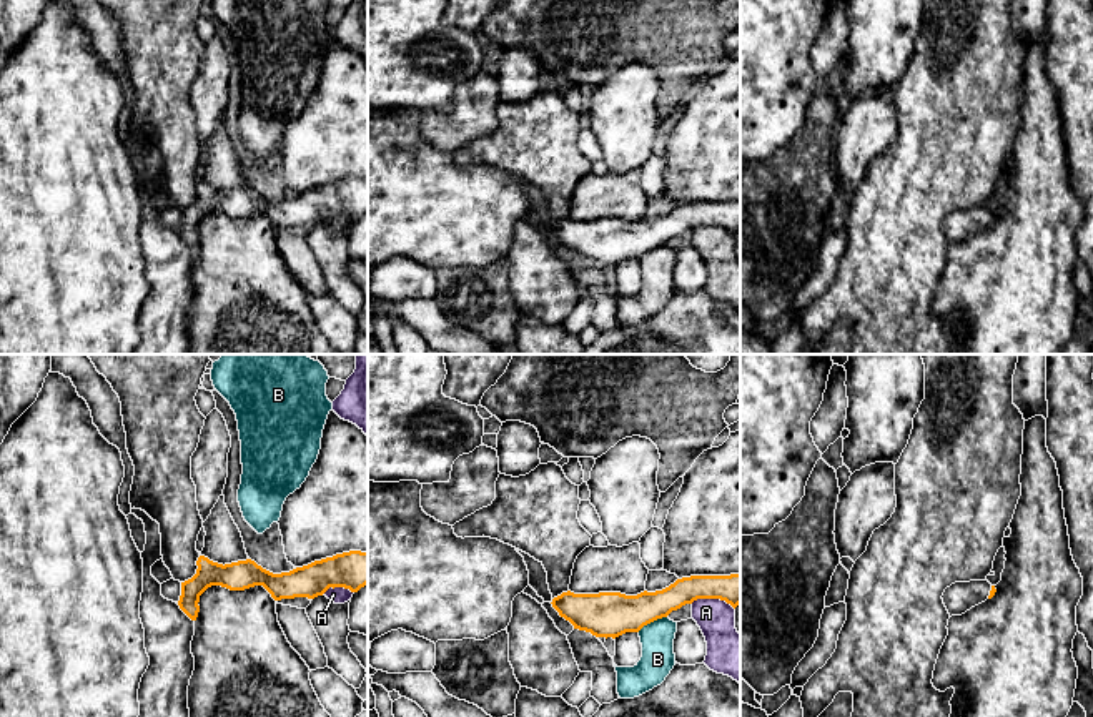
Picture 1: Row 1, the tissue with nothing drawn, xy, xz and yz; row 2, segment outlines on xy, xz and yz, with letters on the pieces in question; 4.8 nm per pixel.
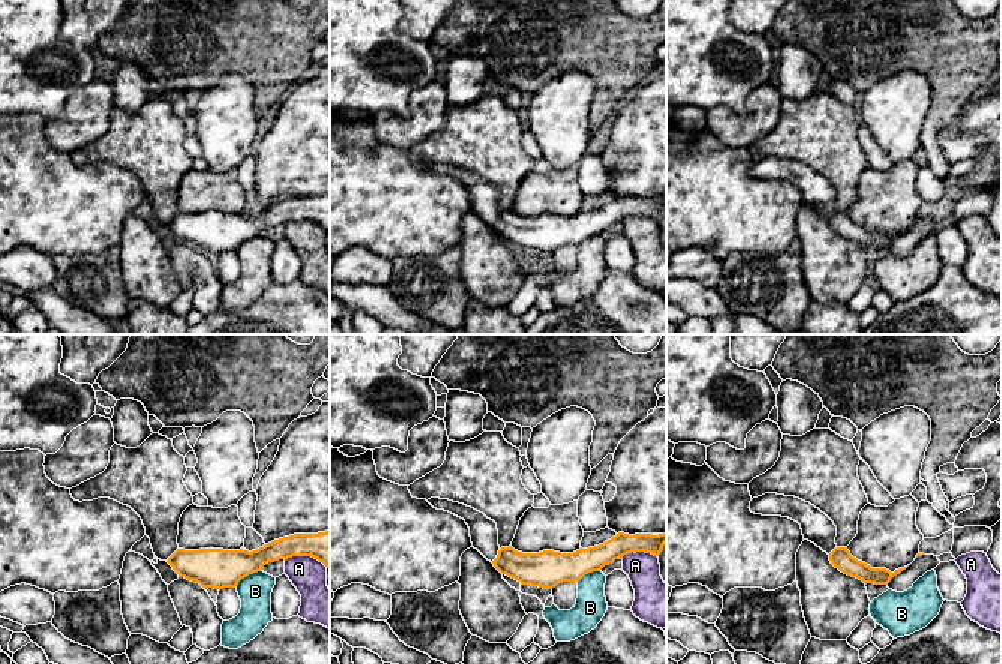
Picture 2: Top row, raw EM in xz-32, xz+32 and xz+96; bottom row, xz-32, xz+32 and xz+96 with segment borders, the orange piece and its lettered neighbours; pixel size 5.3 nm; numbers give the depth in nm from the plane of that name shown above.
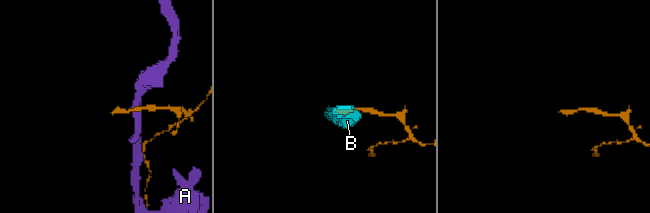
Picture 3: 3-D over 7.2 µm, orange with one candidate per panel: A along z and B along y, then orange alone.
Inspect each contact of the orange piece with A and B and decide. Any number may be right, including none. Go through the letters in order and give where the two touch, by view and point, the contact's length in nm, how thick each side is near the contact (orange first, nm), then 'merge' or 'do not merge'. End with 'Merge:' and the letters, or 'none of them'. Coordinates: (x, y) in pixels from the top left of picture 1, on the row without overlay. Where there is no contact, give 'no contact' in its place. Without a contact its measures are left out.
A: xz (712, 225) | 220 nm | 150/190 nm | do not merge
B: xz (651, 248) | 160 nm | 220/160 nm | do not merge
Merge: none of them

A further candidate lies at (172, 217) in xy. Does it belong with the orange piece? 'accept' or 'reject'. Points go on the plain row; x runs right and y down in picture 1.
accept

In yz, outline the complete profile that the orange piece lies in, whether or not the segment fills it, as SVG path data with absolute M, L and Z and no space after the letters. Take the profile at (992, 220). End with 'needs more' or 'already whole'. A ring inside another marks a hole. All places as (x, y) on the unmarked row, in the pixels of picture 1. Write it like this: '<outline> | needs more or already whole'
M988 208L955 210L945 216L942 226L952 243L962 243L972 235L992 226L997 216Z | needs more

